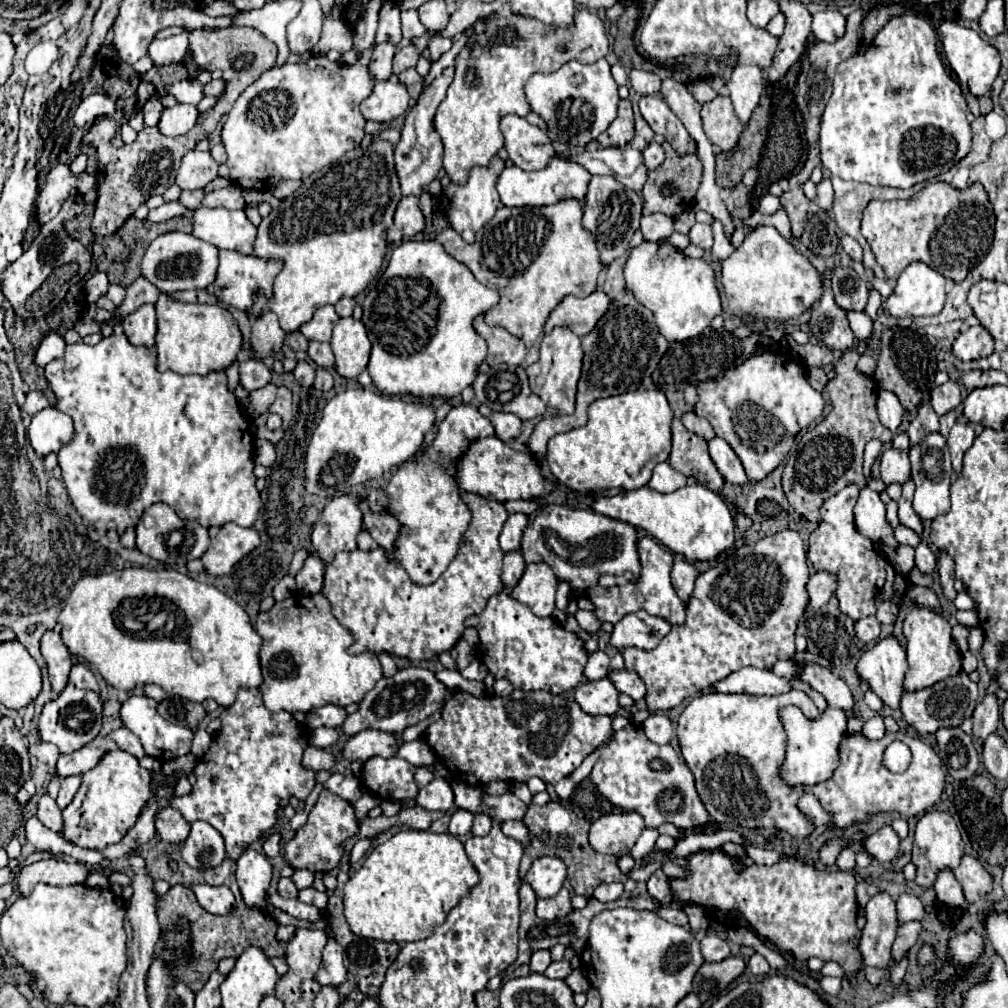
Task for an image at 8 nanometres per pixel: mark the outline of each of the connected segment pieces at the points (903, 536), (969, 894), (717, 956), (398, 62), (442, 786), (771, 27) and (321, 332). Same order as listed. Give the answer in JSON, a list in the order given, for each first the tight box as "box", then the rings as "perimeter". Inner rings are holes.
[{"box":[896,526,920,548],"perimeter":[[[898,526],[896,528],[896,540],[898,540],[898,544],[908,544],[908,546],[912,546],[912,548],[916,548],[918,544],[920,544],[920,538],[918,538],[918,534],[914,532],[914,530],[910,530],[910,528],[906,528],[906,526]]]},{"box":[954,856,992,902],"perimeter":[[[964,856],[960,866],[954,868],[954,876],[964,888],[964,896],[968,902],[976,902],[992,890],[992,876],[988,870],[972,856]]]},{"box":[700,934,730,962],"perimeter":[[[706,934],[700,940],[700,950],[706,962],[722,962],[724,958],[730,956],[730,948],[728,942],[724,938],[720,938],[718,934]]]},{"box":[392,44,420,74],"perimeter":[[[406,44],[406,46],[402,46],[402,48],[396,52],[392,72],[394,72],[394,74],[400,74],[400,72],[406,70],[406,68],[414,68],[418,60],[420,60],[420,50],[418,50],[414,44]]]},{"box":[416,778,454,812],"perimeter":[[[434,778],[428,786],[424,786],[416,796],[418,806],[426,810],[440,810],[440,812],[454,812],[454,794],[450,784],[444,778]]]},{"box":[766,14,786,38],"perimeter":[[[776,14],[776,16],[768,22],[766,30],[768,30],[768,34],[772,34],[774,38],[780,38],[780,36],[782,36],[782,32],[784,32],[784,24],[786,24],[784,16],[782,16],[782,14]]]},{"box":[300,306,338,342],"perimeter":[[[322,306],[314,312],[314,318],[300,328],[300,332],[308,340],[330,342],[330,334],[332,334],[332,328],[336,322],[338,322],[338,314],[334,312],[334,306]]]}]

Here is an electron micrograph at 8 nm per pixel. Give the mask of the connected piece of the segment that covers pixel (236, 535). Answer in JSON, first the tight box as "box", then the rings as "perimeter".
{"box":[200,522,260,576],"perimeter":[[[228,522],[220,528],[218,536],[210,542],[210,548],[200,558],[206,572],[212,576],[224,576],[232,566],[250,554],[260,544],[260,534],[254,528],[242,528]]]}

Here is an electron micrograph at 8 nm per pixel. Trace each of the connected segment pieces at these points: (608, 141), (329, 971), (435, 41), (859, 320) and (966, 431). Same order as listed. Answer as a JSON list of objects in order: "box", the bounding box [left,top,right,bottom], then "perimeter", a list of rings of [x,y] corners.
[{"box":[596,100,634,148],"perimeter":[[[620,100],[616,120],[608,126],[606,132],[602,132],[596,138],[596,142],[604,148],[610,148],[610,146],[626,146],[632,138],[634,138],[632,104],[630,104],[630,100]]]},{"box":[314,939,348,988],"perimeter":[[[336,939],[328,940],[322,954],[322,964],[314,978],[320,986],[334,986],[334,988],[346,982],[348,976],[346,976],[346,966],[344,966],[344,952],[340,952]]]},{"box":[428,34,452,62],"perimeter":[[[440,34],[432,36],[430,38],[430,44],[428,44],[428,50],[430,50],[430,60],[436,62],[444,52],[448,52],[452,48],[452,40],[450,38],[442,38]]]},{"box":[848,312,872,342],"perimeter":[[[848,312],[848,320],[850,320],[850,328],[854,336],[860,342],[866,342],[868,336],[872,334],[872,320],[864,312]]]},{"box":[948,422,974,474],"perimeter":[[[956,422],[950,430],[948,436],[948,446],[950,446],[950,454],[952,454],[952,468],[956,474],[962,472],[962,458],[964,452],[974,444],[974,430],[968,422]]]}]

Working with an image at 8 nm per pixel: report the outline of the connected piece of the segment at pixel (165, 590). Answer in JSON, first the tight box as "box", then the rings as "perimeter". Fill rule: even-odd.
{"box":[58,566,262,706],"perimeter":[[[132,566],[122,572],[84,576],[74,584],[70,596],[66,598],[58,622],[62,624],[62,640],[68,646],[70,654],[92,664],[102,674],[102,678],[116,690],[132,690],[138,684],[140,686],[156,684],[166,694],[180,696],[192,702],[204,702],[206,698],[212,698],[220,706],[232,706],[236,702],[236,694],[240,688],[258,688],[262,682],[258,662],[262,638],[252,628],[246,610],[218,588],[196,582],[186,574],[180,574],[178,570]],[[142,596],[162,596],[172,600],[182,610],[184,622],[168,622],[156,638],[138,638],[116,626],[112,618],[116,606],[124,598],[142,598]]]}

